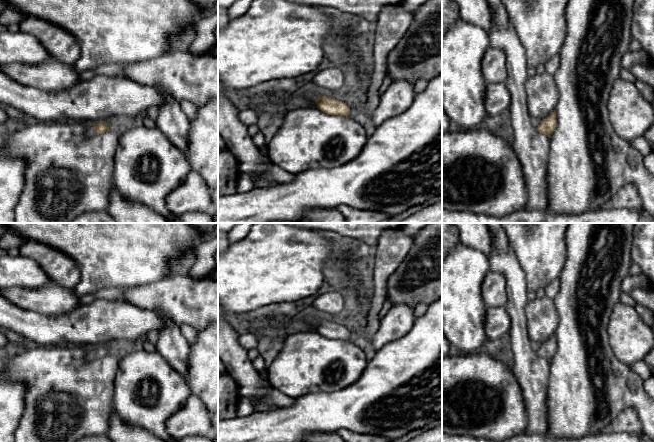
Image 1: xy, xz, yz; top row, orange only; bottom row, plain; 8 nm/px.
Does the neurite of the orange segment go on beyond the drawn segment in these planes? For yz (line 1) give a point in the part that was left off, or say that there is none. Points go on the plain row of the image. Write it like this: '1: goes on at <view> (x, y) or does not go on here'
1: does not go on here

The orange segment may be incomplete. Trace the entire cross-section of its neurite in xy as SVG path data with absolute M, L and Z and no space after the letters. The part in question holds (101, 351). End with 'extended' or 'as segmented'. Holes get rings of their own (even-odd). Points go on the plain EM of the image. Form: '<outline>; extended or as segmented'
M100 345L98 348L89 349L85 358L86 360L93 360L96 358L102 358L107 354L109 354L108 348Z; extended

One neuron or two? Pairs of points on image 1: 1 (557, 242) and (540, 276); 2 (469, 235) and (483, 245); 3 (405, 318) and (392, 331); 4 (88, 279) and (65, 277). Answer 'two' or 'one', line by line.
1: one
2: one
3: one
4: two

